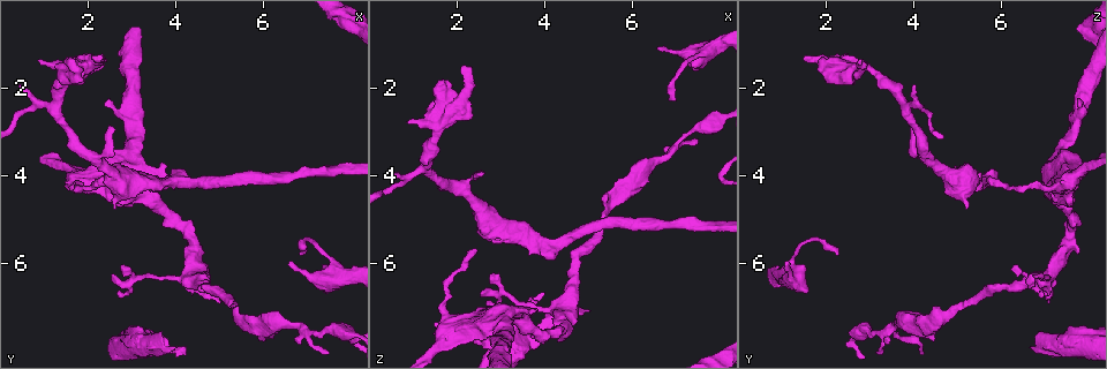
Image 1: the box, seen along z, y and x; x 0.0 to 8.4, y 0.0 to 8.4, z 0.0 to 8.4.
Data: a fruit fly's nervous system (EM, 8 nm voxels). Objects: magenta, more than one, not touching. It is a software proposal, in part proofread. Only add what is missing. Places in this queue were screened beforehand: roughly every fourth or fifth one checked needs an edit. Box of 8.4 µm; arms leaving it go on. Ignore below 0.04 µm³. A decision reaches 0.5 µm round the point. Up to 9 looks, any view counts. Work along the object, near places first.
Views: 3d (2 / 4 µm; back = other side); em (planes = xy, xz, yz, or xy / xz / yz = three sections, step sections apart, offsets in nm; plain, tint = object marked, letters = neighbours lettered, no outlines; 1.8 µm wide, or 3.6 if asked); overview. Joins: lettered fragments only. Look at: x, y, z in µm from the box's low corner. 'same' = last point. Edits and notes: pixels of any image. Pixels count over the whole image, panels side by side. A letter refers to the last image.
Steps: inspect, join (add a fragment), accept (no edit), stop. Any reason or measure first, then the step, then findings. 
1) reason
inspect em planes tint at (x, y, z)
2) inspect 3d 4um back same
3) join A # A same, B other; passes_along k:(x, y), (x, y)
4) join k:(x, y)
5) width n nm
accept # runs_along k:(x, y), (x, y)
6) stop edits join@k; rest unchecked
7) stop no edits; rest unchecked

an open end
inspect em xy step 4 tint at (6.50, 6.00, 1.10)

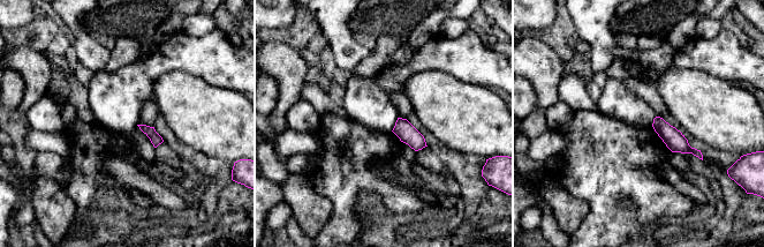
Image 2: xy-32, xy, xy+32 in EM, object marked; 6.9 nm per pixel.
see the neighbours
inspect em xy step 4 letters same

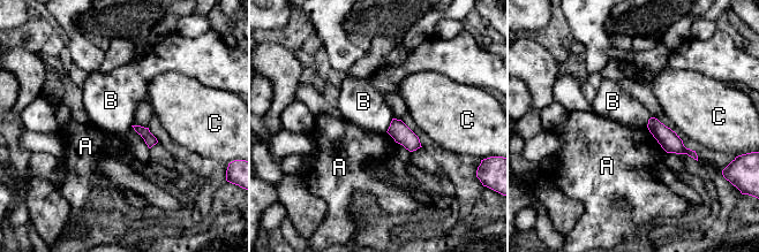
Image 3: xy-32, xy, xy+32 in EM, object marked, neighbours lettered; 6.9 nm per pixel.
accept # A other, B other, C other; runs_along 3:(651, 122), (673, 144), (692, 153); none of them fits

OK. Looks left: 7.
thick end
inspect em 3.6um planes plain at (2.55, 3.40, 7.50)

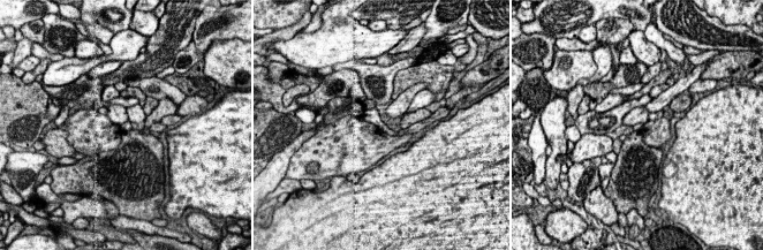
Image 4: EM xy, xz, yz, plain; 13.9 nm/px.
inspect em 3.6um planes letters same

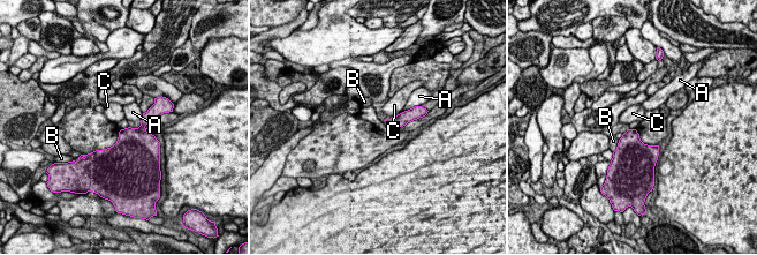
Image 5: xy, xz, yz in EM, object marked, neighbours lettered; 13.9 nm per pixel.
accept # A other, B other, C other; border 5:(394, 115), (384, 120); none of them fits

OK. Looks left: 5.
thick turns thin
inspect 3d 4um at (3.25, 7.85, 7.70)

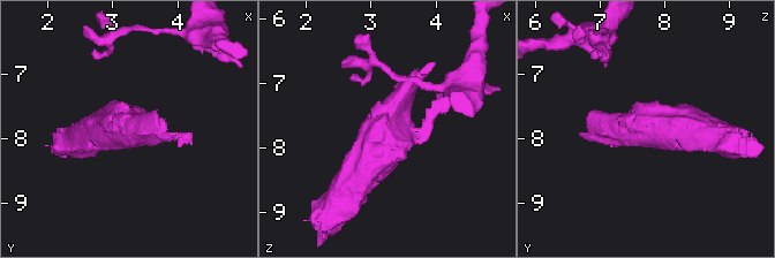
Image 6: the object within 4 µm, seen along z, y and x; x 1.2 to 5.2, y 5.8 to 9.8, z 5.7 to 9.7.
shape alone is not enough
inspect em 3.6um planes letters at (3.25, 7.90, 7.65)

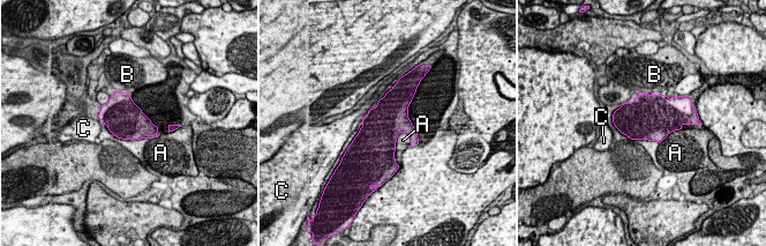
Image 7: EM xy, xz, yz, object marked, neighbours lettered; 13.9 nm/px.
width 500 nm
accept # A other, B other, C other; border 7:(406, 132), (397, 138), (396, 163); none of them fits

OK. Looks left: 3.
an open end
inspect em planes letters at (0.90, 1.40, 2.75)

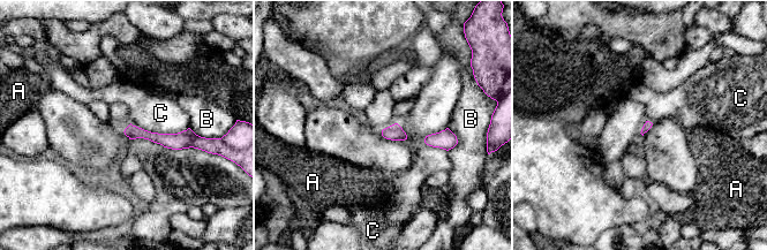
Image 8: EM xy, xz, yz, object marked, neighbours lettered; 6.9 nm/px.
longest_contact C 400 nm
accept # A other, B other, C other; border 8:(130, 122), (158, 133), (188, 128); none of them fits

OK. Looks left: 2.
stop no edits; rest unchecked

